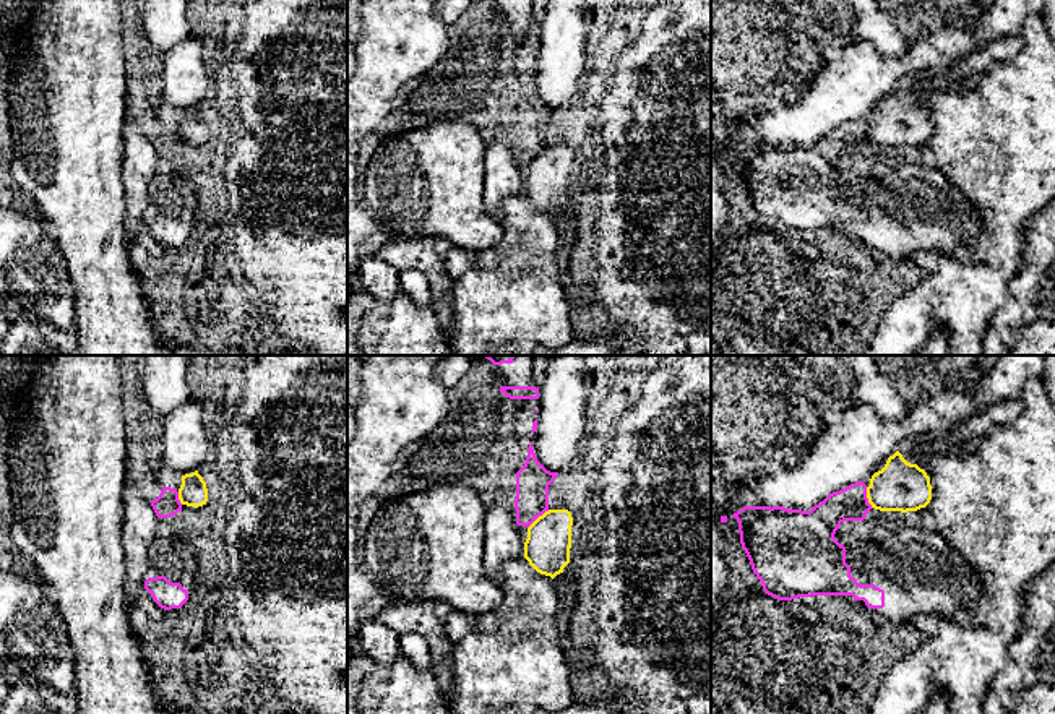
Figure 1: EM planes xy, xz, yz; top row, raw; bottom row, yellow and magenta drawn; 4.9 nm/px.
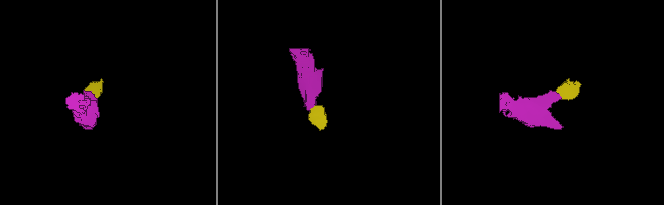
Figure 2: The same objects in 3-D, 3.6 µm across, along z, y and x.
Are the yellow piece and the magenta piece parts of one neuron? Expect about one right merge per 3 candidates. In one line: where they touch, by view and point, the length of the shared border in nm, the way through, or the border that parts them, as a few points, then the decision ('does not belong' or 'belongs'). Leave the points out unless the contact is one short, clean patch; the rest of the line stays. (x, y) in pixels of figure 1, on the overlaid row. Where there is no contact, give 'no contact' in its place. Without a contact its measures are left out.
contact xz (538, 518); length 140 nm; border xz (549, 510), (528, 528); does not belong

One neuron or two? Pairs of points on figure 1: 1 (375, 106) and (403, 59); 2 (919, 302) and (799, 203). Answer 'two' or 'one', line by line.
1: one
2: two

